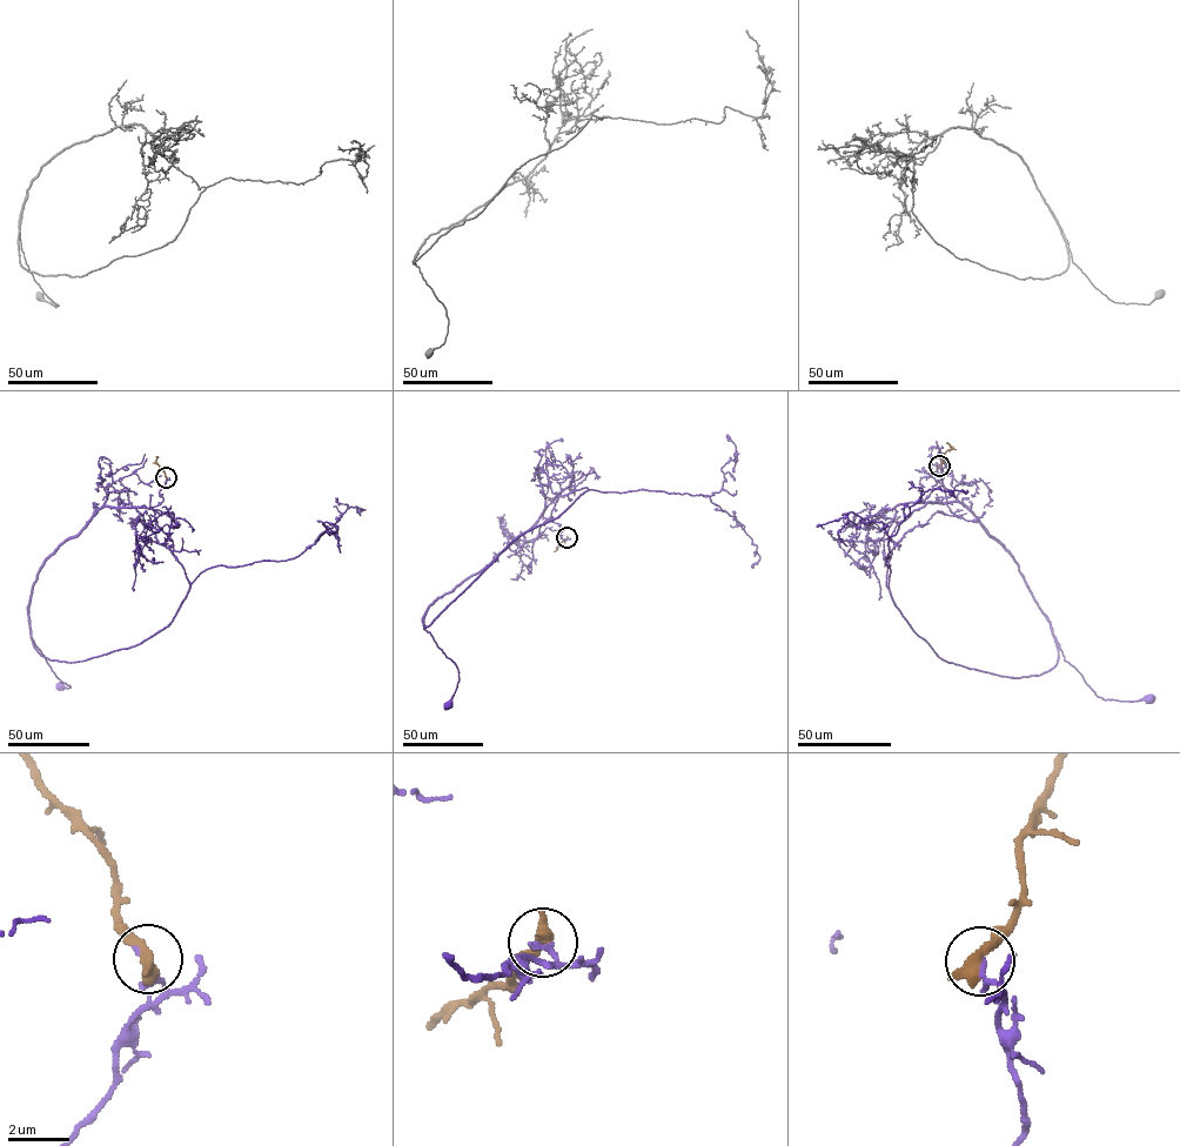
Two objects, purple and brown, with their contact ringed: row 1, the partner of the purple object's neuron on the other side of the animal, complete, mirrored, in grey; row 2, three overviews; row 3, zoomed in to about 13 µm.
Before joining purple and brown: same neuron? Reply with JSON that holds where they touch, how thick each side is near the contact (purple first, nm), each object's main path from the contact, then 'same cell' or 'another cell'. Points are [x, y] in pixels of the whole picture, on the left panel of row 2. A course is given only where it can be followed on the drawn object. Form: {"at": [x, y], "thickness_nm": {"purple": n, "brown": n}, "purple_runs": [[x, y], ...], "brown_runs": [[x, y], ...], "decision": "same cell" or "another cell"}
{"at": [166, 477], "thickness_nm": {"purple": 180, "brown": 550}, "purple_runs": [[166, 477], [158, 504], [101, 507], [39, 571], [28, 607], [29, 632], [52, 670], [71, 688], [60, 685]], "brown_runs": [[166, 477], [155, 462], [155, 456]], "decision": "another cell"}

